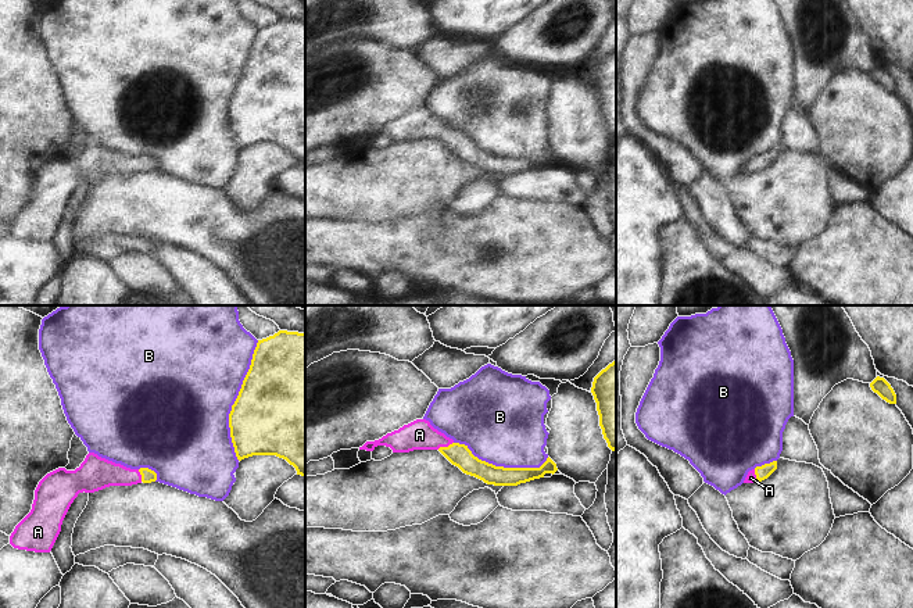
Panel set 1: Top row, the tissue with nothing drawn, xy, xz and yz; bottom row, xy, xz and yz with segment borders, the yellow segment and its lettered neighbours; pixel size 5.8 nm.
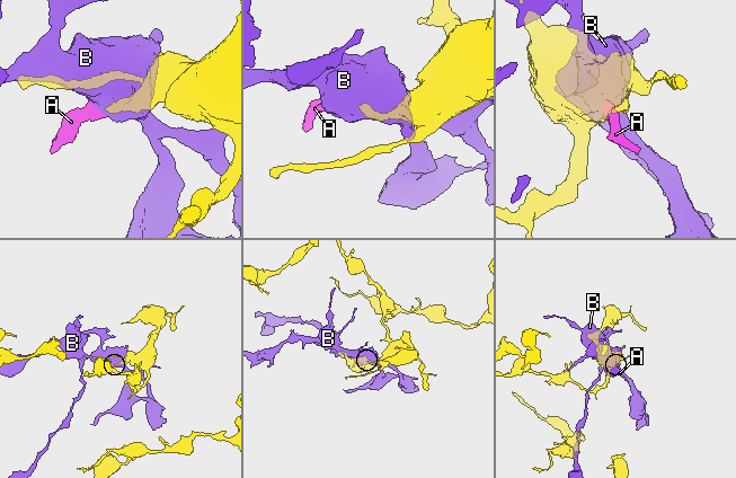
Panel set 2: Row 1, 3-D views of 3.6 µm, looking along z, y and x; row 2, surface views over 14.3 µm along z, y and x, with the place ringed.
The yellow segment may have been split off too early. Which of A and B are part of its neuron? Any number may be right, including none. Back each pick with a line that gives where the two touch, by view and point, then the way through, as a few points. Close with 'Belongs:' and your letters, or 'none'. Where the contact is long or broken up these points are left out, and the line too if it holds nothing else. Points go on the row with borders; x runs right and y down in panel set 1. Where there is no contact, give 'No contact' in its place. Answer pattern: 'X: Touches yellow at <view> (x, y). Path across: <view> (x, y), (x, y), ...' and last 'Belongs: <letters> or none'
A: Touches yellow at xz (444, 447). Path across: xz (458, 454), (444, 447), (437, 440), (419, 435)
Belongs: A

